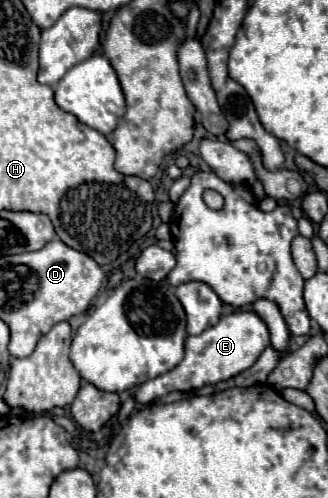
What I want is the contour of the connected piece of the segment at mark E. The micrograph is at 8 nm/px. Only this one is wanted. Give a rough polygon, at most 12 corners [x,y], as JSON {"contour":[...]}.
{"contour":[[256,312],[188,336],[184,360],[144,382],[150,404],[248,370],[268,346]]}

